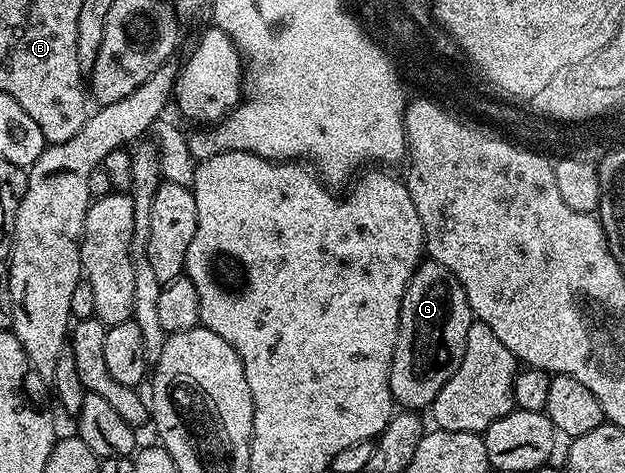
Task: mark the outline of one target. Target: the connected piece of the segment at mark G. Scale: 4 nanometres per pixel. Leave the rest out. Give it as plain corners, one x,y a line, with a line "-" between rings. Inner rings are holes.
432,259
422,260
401,300
399,331
391,363
391,395
405,411
428,410
443,391
443,383
459,371
463,351
467,351
467,331
474,323
463,287
443,267

